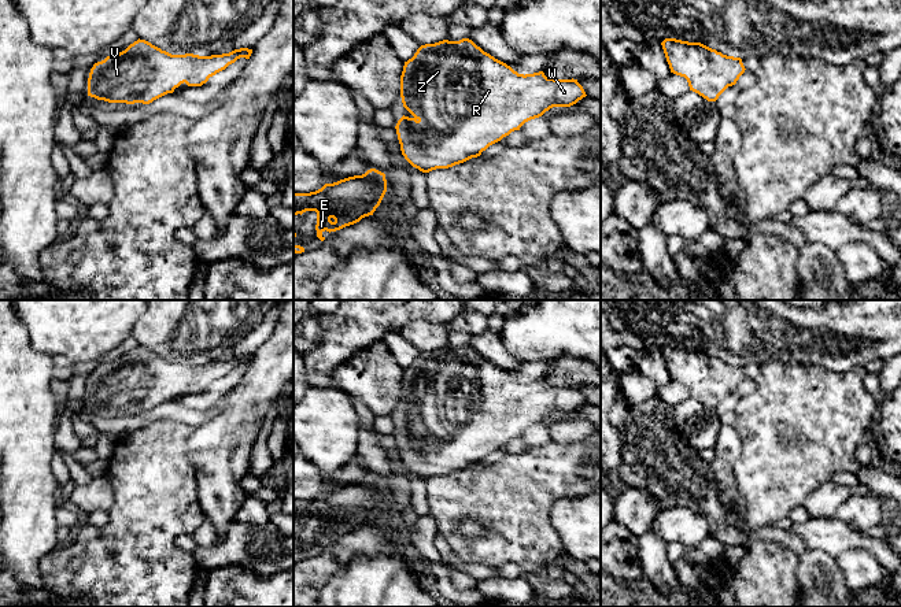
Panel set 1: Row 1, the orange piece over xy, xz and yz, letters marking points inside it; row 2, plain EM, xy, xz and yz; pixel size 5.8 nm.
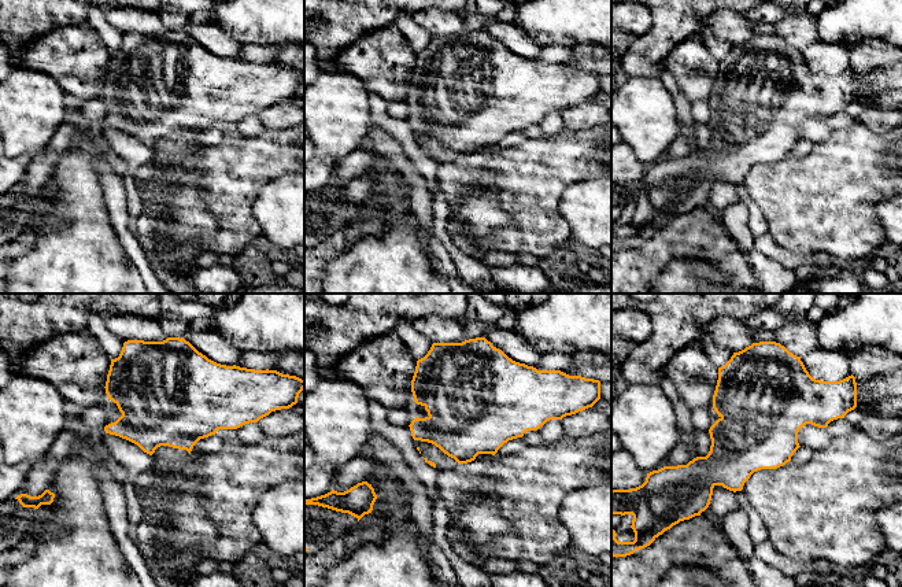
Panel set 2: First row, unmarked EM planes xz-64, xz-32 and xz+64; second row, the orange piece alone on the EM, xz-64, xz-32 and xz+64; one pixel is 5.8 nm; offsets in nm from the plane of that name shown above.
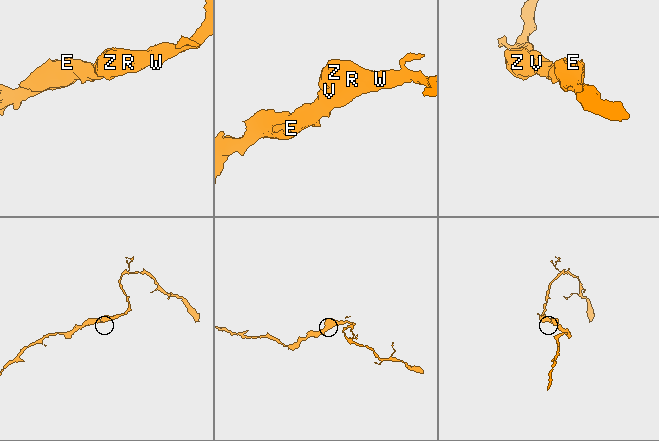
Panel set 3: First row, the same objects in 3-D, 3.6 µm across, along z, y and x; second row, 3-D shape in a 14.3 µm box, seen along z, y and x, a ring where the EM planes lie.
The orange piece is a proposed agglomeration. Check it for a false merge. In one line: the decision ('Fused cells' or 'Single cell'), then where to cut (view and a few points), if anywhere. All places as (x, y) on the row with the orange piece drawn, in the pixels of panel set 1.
Single cell. No split

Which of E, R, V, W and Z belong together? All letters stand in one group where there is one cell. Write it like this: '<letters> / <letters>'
E R V W Z

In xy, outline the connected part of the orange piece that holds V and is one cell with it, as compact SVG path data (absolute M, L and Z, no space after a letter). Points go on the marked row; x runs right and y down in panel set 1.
M145 40L93 64L88 78L88 96L108 103L143 103L173 93L181 84L202 86L210 77L240 58L250 59L252 49L199 56L171 55Z

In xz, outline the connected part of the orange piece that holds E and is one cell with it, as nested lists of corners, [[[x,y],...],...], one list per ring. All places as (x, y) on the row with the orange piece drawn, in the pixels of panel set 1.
[[[370,169],[362,175],[354,175],[340,179],[333,184],[325,184],[321,189],[310,193],[293,193],[293,215],[303,214],[306,211],[317,212],[317,237],[324,241],[322,233],[336,232],[346,226],[359,222],[362,218],[373,215],[380,206],[387,192],[385,174]]]

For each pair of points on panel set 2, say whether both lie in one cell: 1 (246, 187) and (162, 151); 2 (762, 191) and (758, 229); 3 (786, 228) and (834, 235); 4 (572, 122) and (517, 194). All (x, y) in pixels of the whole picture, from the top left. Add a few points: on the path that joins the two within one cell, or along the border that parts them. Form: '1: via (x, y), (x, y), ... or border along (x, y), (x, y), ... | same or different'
1: border along (189, 147), (177, 157), (152, 161) | different
2: border along (742, 183), (761, 211), (768, 232) | different
3: via (798, 228), (821, 228) | same
4: border along (596, 125), (588, 129), (566, 129) | different

